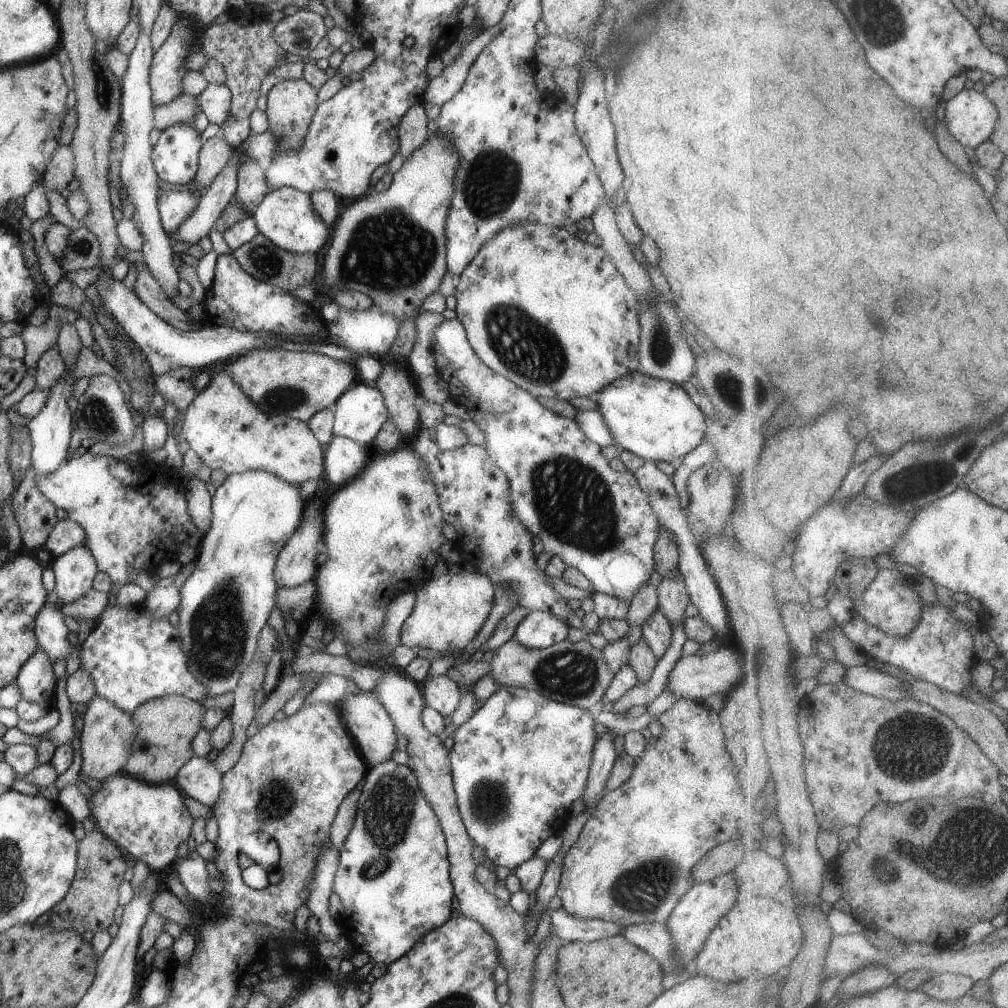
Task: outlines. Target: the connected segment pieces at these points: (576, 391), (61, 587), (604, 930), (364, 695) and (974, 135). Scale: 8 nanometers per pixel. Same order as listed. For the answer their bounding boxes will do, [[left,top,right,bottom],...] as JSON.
[[455,223,641,403],[52,544,99,603],[548,907,622,943],[339,691,397,767],[945,89,1001,151]]

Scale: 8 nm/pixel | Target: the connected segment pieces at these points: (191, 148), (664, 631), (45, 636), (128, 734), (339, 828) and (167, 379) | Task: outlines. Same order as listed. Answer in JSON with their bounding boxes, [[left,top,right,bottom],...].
[[152,123,203,186],[642,606,672,661],[35,601,70,660],[81,695,137,781],[329,786,360,852],[154,367,197,409]]

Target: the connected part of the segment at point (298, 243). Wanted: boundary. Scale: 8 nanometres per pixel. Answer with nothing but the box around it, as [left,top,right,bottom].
[251,187,331,253]

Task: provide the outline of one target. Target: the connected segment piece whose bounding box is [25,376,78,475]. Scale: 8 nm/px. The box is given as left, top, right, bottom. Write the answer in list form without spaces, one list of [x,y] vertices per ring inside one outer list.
[[[60,379],[54,386],[49,388],[49,397],[44,408],[33,418],[27,420],[28,434],[33,444],[31,450],[32,472],[38,475],[47,475],[56,472],[66,462],[66,454],[70,448],[70,438],[74,426],[73,416],[68,408],[67,400],[73,395],[73,384],[78,379]]]

